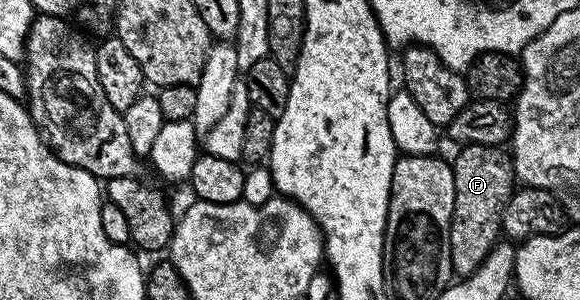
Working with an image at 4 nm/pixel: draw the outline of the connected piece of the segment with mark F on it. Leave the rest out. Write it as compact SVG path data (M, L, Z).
M467 145L460 151L462 153L451 161L455 175L455 207L449 228L449 242L451 267L458 278L464 278L479 268L502 236L501 216L515 192L515 174L510 154L504 148L496 145Z

